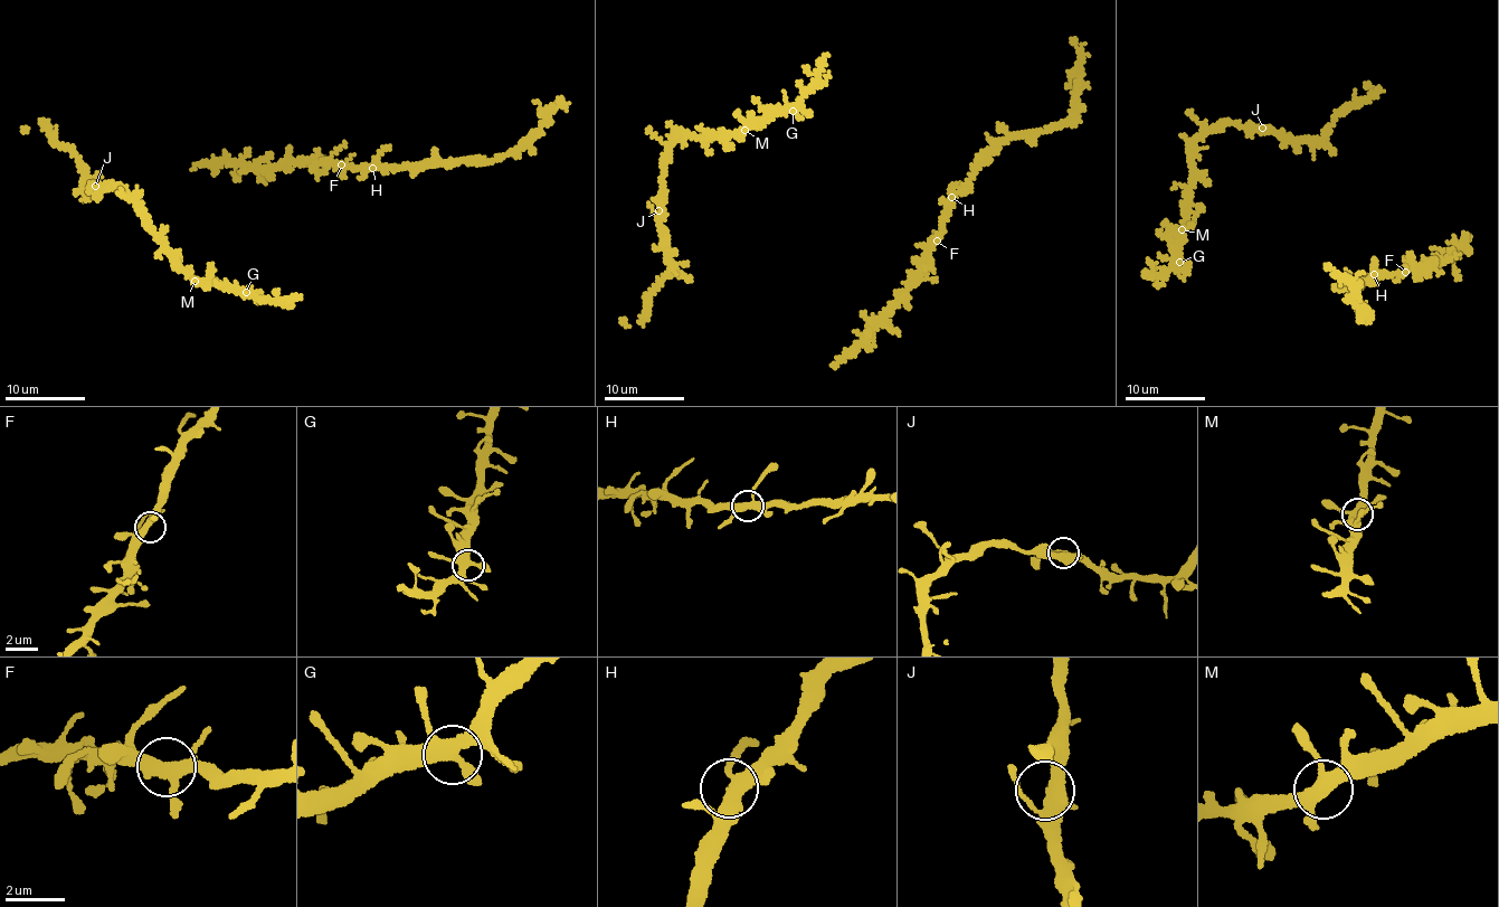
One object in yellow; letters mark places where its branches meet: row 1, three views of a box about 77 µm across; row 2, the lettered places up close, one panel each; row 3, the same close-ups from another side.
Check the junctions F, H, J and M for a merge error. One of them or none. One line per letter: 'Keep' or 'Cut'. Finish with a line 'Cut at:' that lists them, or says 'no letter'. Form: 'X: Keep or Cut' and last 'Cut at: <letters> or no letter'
F: Keep
H: Keep
J: Keep
M: Keep
Cut at: no letter

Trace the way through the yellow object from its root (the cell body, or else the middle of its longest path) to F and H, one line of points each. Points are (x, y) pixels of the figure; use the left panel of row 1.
F: (192, 169), (228, 161), (273, 169), (304, 162), (341, 164)
H: (192, 169), (228, 161), (258, 168), (319, 162), (340, 169), (350, 166), (357, 170), (372, 168)

